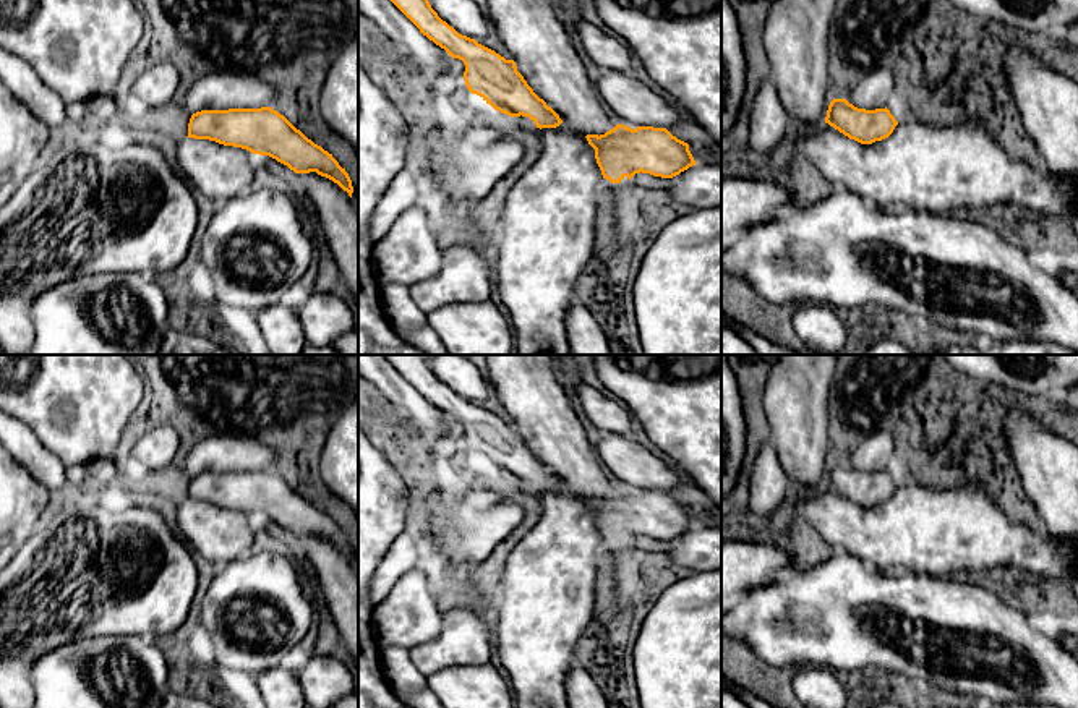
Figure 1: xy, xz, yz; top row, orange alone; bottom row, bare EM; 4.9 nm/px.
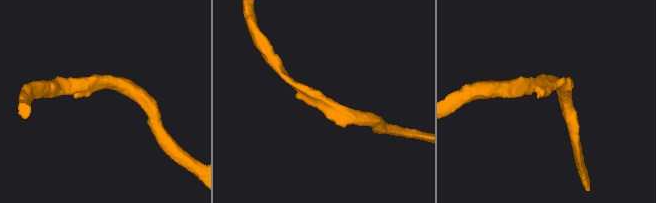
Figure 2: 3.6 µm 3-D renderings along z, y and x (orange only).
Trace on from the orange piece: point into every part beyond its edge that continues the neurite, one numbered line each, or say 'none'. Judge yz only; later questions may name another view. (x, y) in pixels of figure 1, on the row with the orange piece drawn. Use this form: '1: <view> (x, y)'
none

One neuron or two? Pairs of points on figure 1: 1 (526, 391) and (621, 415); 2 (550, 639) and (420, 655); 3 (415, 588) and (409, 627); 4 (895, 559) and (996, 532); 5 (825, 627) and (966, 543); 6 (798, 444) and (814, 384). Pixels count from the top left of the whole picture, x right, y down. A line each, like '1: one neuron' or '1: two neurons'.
1: two neurons
2: two neurons
3: one neuron
4: one neuron
5: two neurons
6: one neuron

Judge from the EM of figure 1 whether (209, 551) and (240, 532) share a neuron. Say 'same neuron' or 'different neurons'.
same neuron

